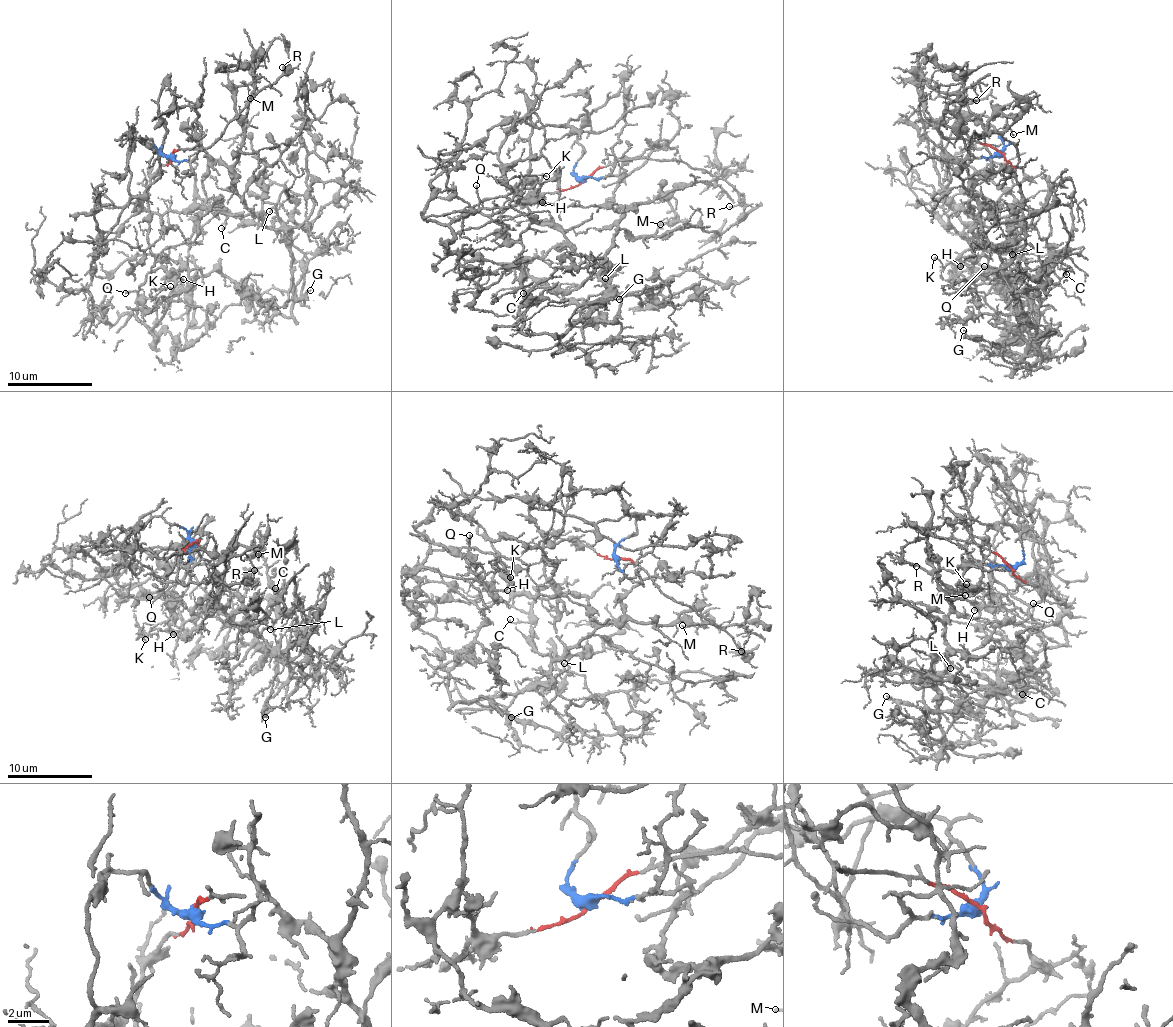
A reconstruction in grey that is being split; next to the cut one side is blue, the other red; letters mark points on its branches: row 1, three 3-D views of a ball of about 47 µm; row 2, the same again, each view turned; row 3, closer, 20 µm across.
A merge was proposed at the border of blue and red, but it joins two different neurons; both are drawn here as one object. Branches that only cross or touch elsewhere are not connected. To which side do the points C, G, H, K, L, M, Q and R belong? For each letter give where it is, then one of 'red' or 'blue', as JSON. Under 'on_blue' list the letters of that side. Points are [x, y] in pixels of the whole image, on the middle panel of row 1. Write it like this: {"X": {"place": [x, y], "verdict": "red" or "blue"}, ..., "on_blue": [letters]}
{"C": {"place": [523, 293], "verdict": "blue"}, "G": {"place": [619, 299], "verdict": "blue"}, "H": {"place": [542, 202], "verdict": "red"}, "K": {"place": [546, 176], "verdict": "red"}, "L": {"place": [605, 278], "verdict": "blue"}, "M": {"place": [660, 224], "verdict": "blue"}, "Q": {"place": [476, 185], "verdict": "red"}, "R": {"place": [729, 206], "verdict": "red"}, "on_blue": ["C", "G", "L", "M"]}

